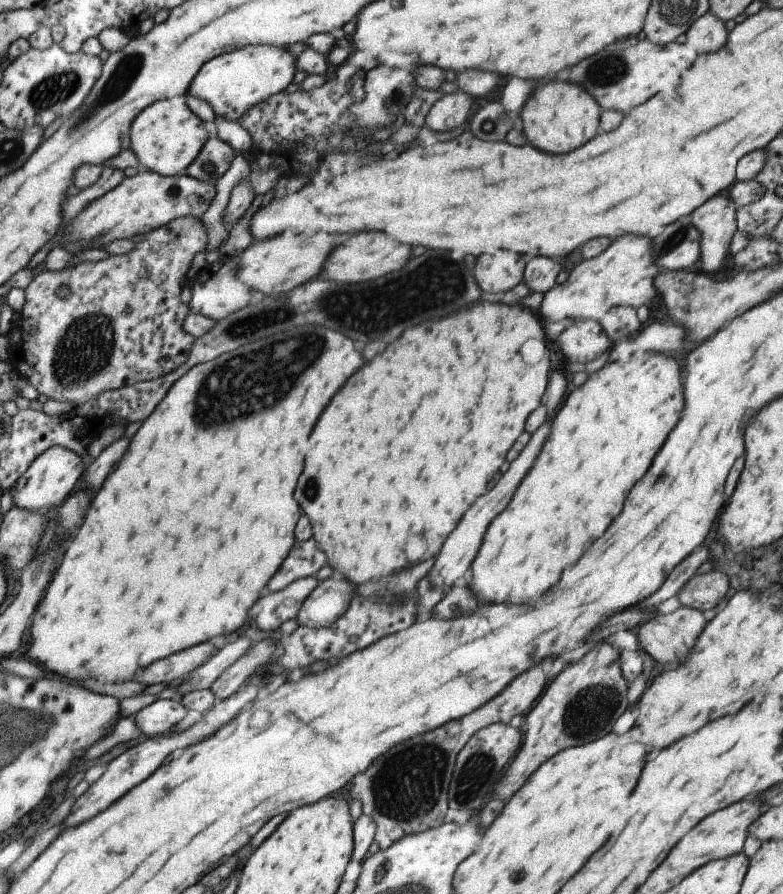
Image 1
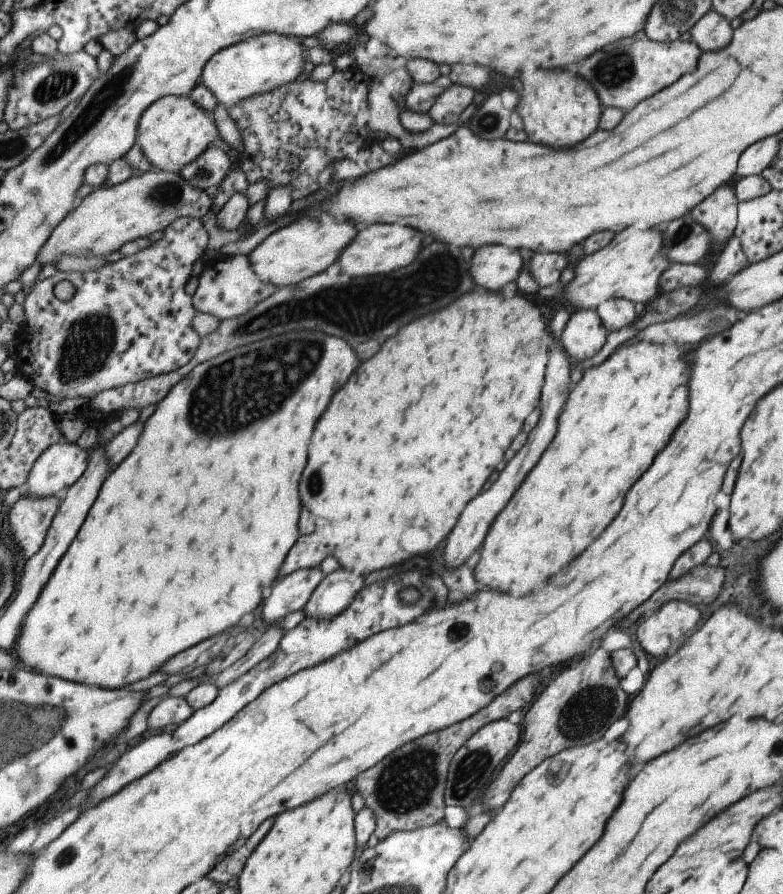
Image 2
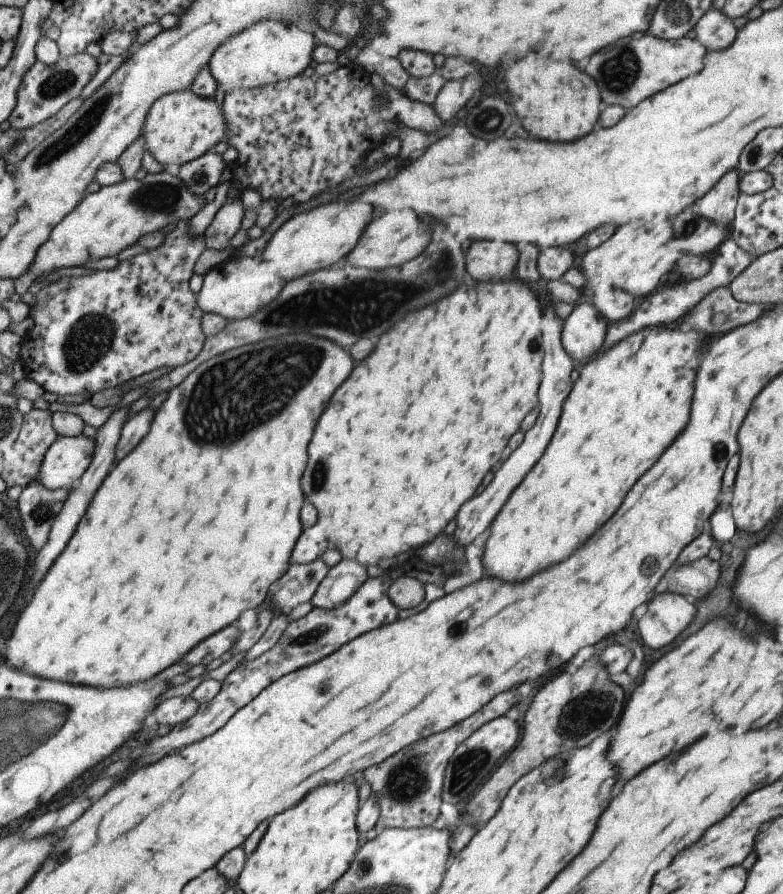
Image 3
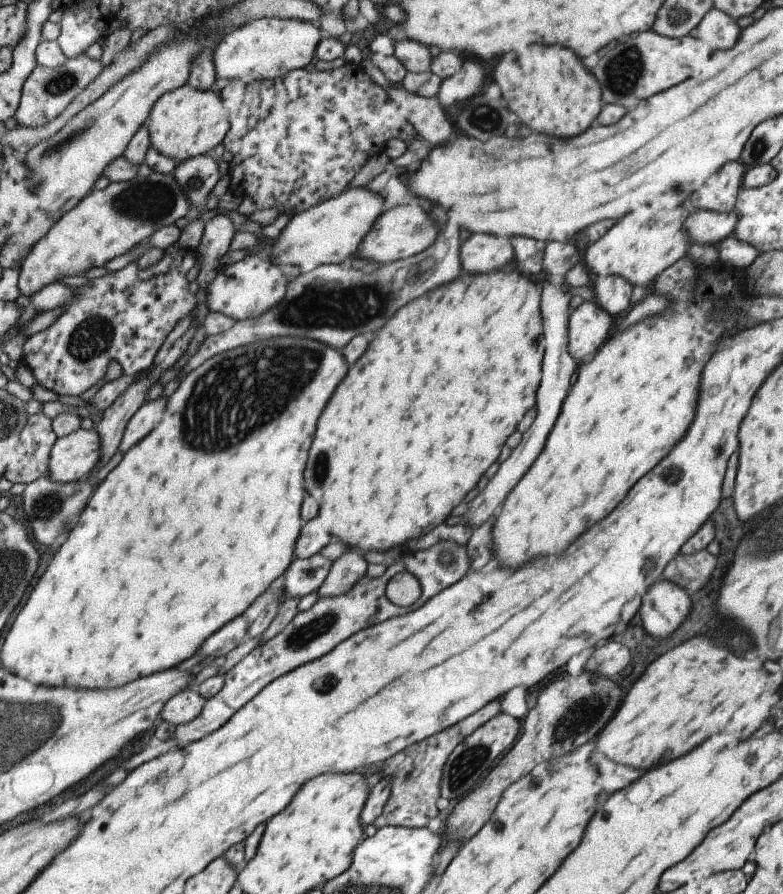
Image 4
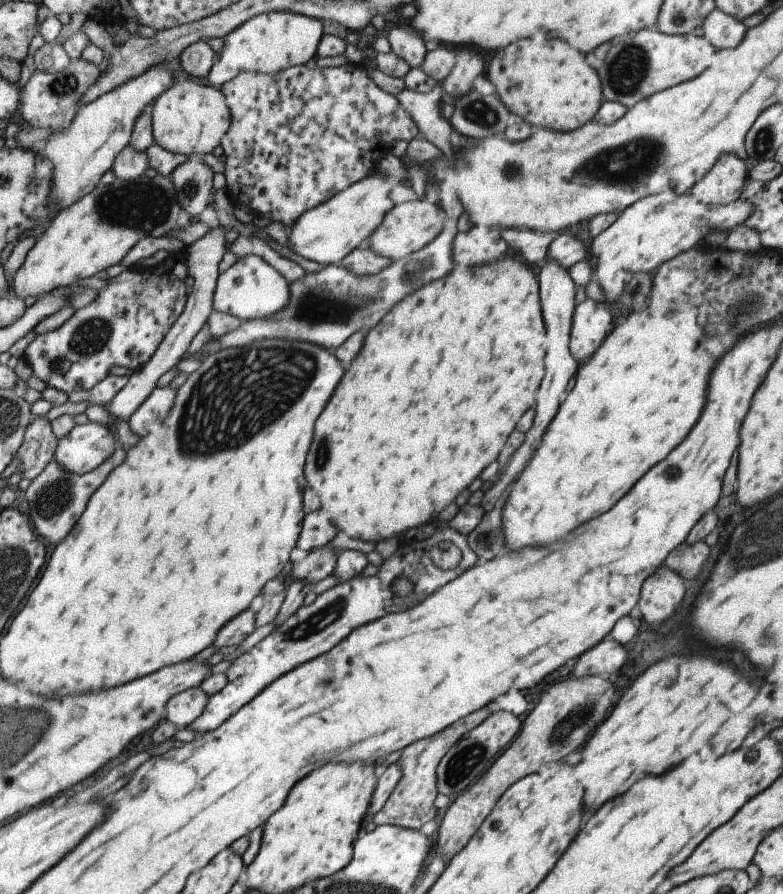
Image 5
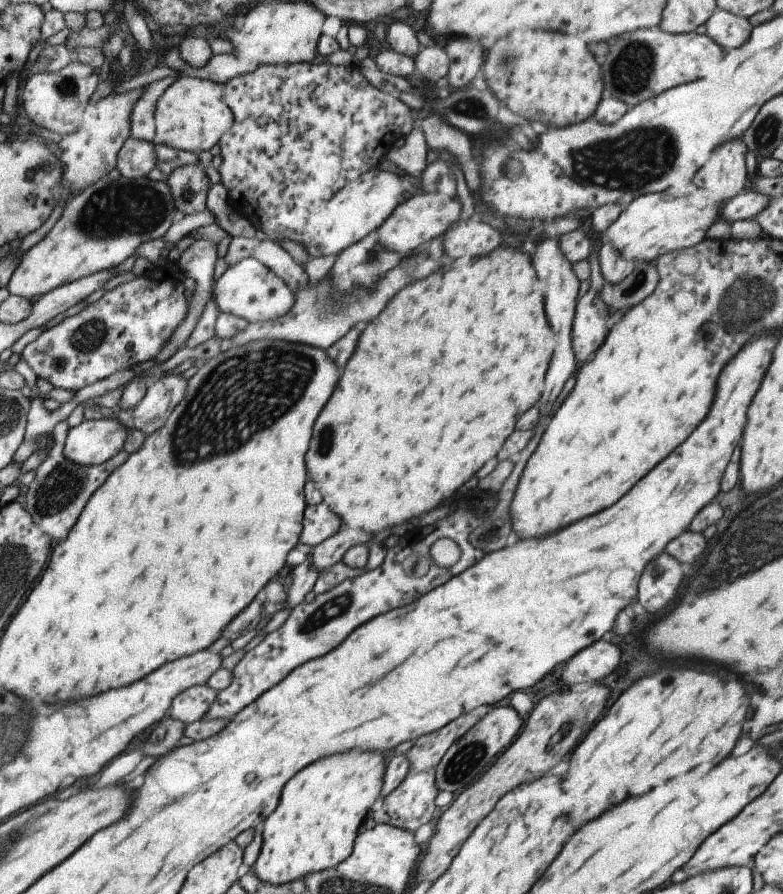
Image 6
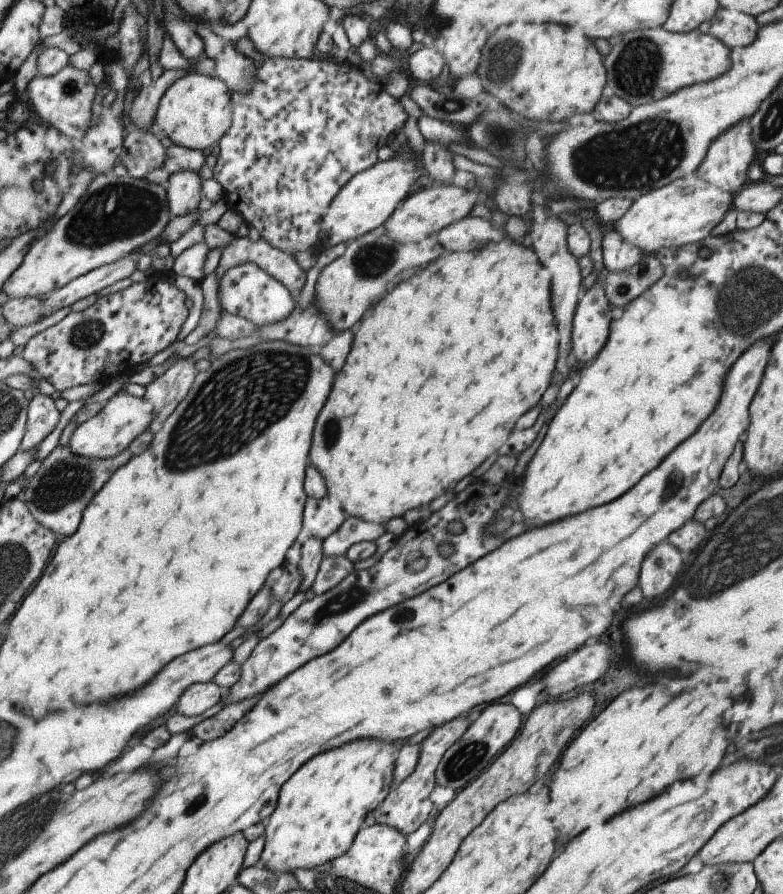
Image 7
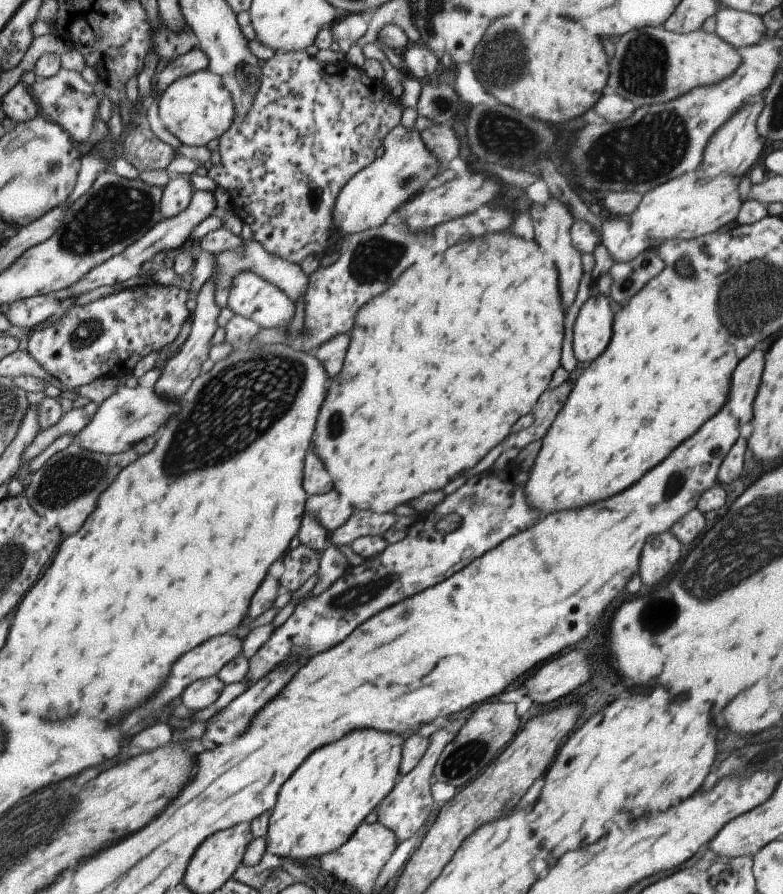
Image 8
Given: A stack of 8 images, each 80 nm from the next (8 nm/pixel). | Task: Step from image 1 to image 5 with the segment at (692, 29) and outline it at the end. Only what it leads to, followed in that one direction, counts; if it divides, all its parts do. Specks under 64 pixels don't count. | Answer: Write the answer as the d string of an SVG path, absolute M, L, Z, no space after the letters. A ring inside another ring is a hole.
M718 9L707 14L701 29L705 38L717 48L735 48L745 34L745 26L741 22Z

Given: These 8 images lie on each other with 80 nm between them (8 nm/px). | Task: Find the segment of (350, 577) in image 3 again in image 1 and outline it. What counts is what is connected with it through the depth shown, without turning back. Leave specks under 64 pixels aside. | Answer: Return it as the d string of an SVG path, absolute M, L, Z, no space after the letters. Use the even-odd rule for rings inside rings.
M325 578L319 581L299 606L299 611L294 617L297 627L330 626L347 610L352 598L351 592L353 584L349 584L345 578Z

